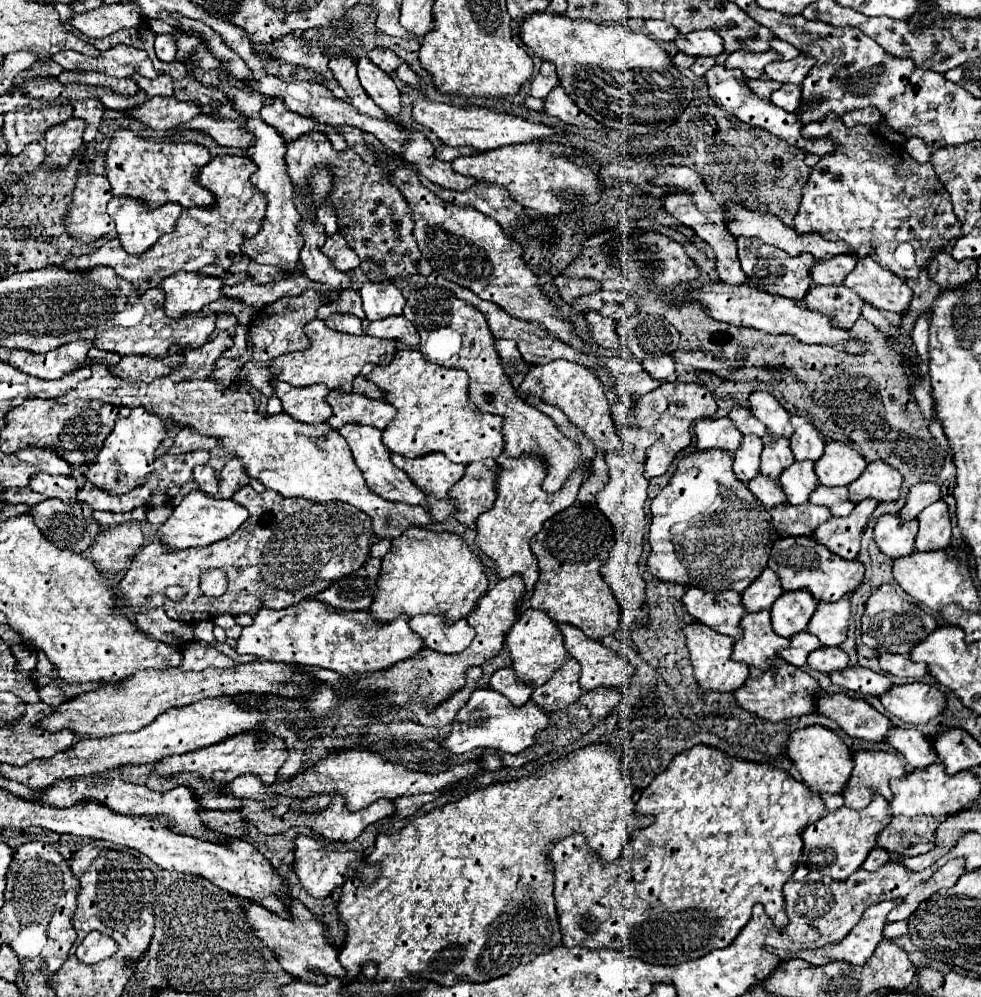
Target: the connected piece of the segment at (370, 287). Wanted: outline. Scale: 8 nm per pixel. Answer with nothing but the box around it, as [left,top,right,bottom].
[360,281,406,321]

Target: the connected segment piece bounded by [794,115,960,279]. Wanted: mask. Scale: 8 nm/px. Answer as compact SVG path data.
M826 115L822 123L804 125L802 135L806 139L828 139L834 143L834 151L820 157L802 187L802 199L794 217L798 233L818 231L824 239L842 239L854 247L858 257L872 255L878 265L902 279L918 277L924 265L924 259L912 269L896 263L894 251L902 241L912 243L922 257L960 237L960 223L954 215L950 193L934 175L930 163L914 163L902 145L890 143L874 127L846 127L838 115Z

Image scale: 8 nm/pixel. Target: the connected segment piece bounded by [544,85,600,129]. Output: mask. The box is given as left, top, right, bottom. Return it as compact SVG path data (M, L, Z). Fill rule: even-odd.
M556 85L544 99L544 113L554 115L564 123L572 123L578 127L592 127L592 129L600 127L592 117L588 117L584 111L578 109L578 105L570 99L570 95L564 93L560 85Z

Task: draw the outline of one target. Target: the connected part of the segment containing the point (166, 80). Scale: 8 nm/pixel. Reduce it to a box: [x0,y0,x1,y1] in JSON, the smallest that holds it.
[132,73,172,97]

